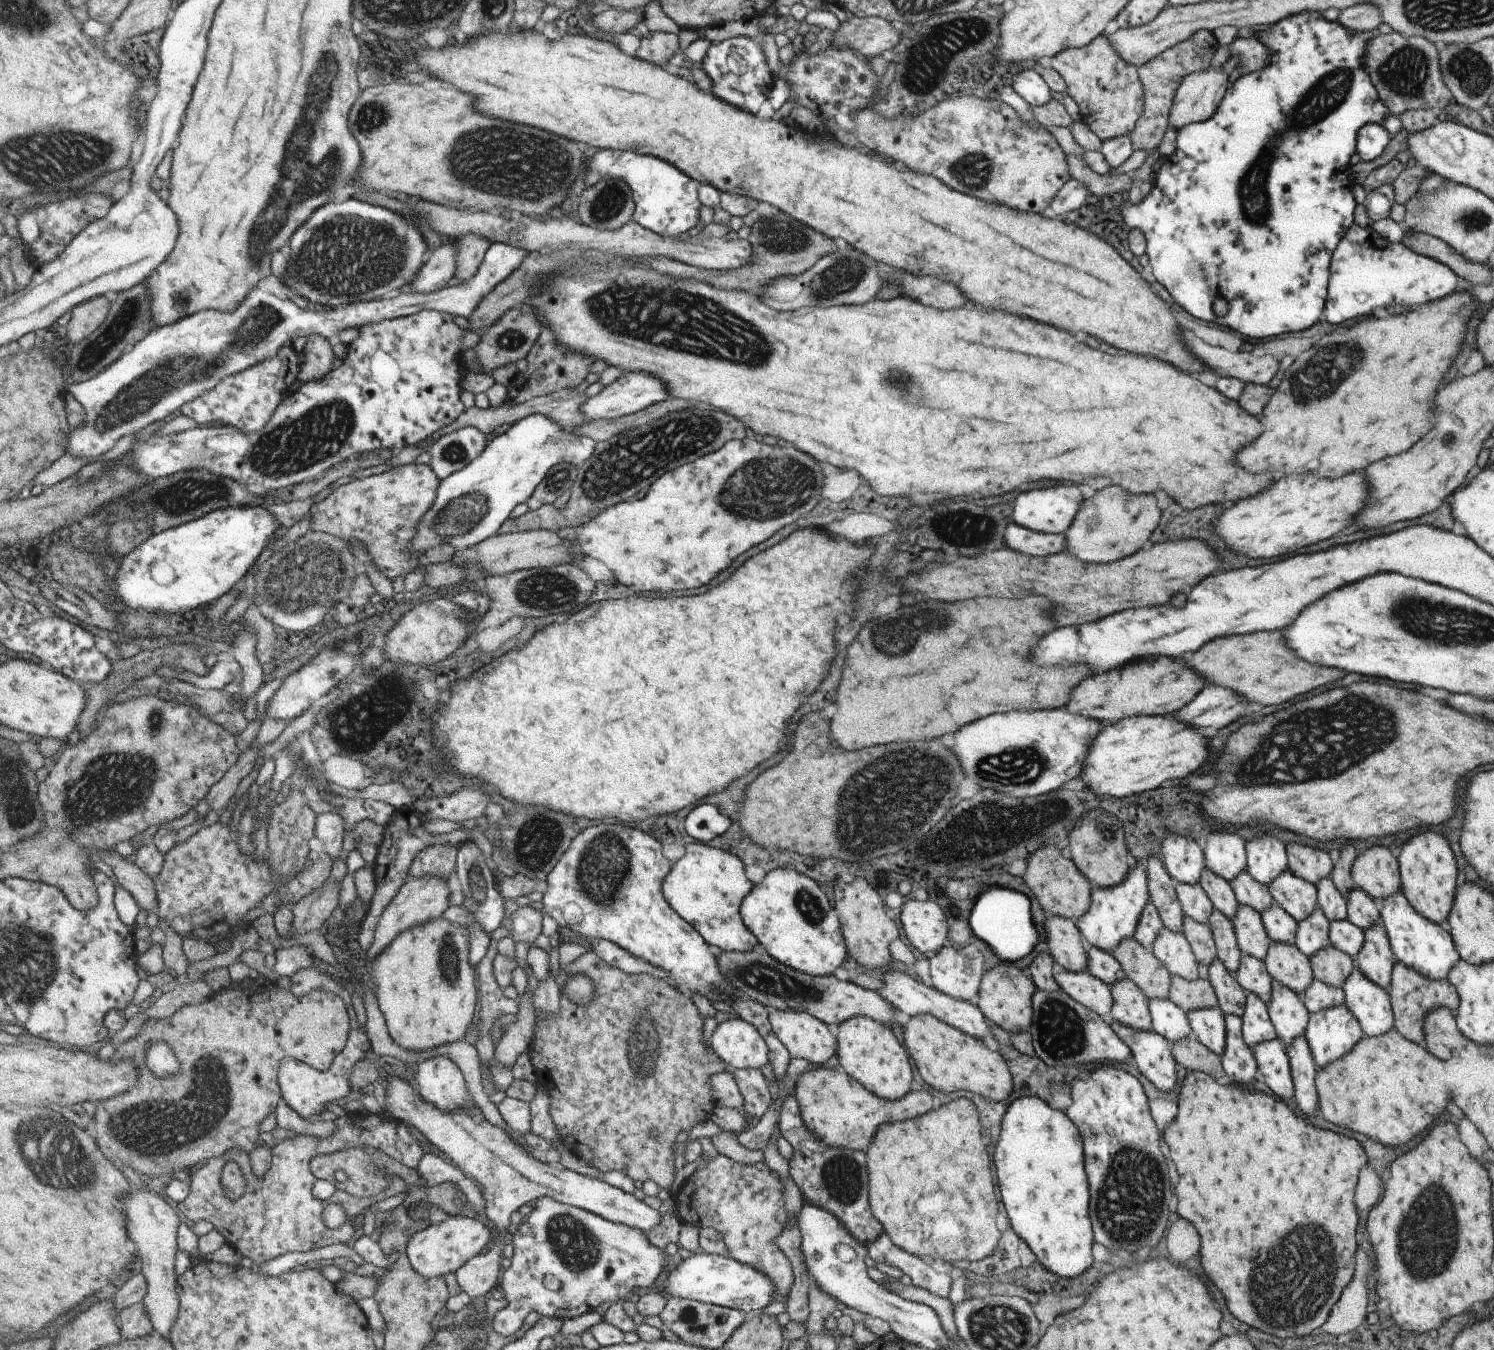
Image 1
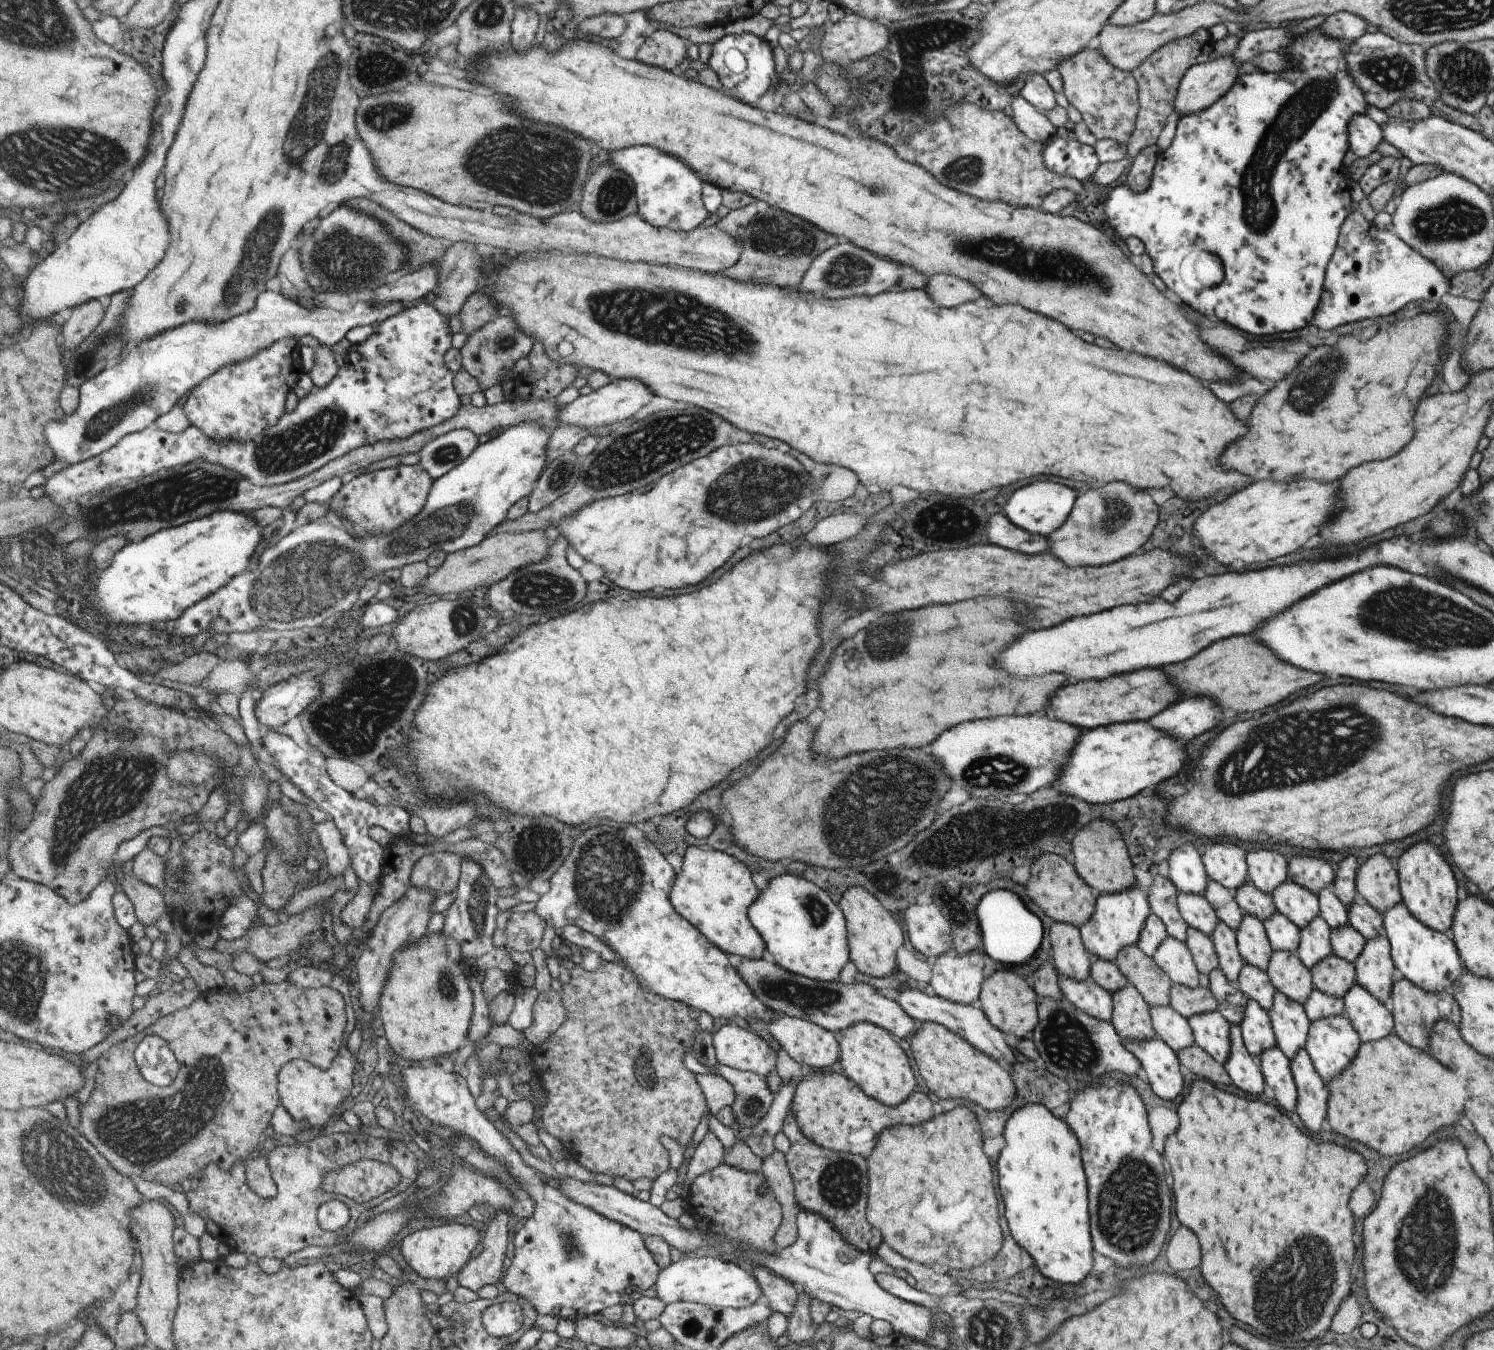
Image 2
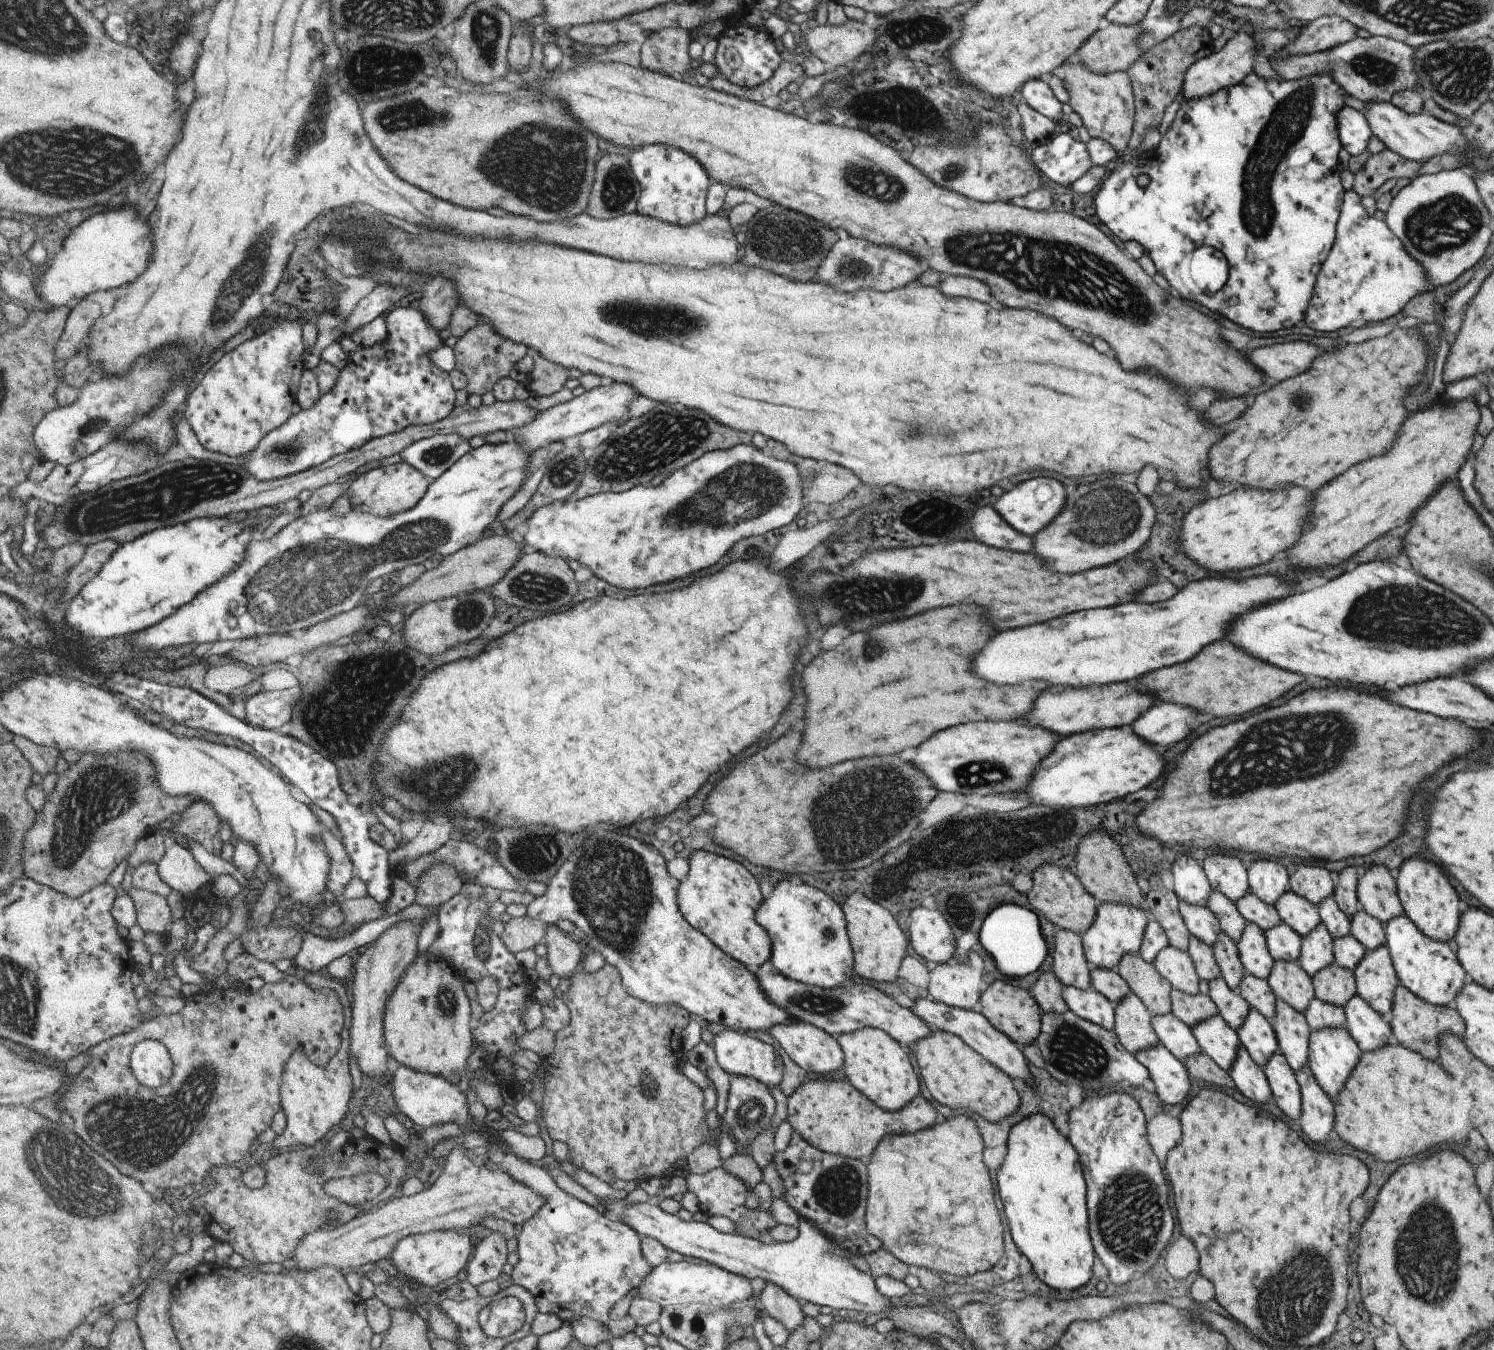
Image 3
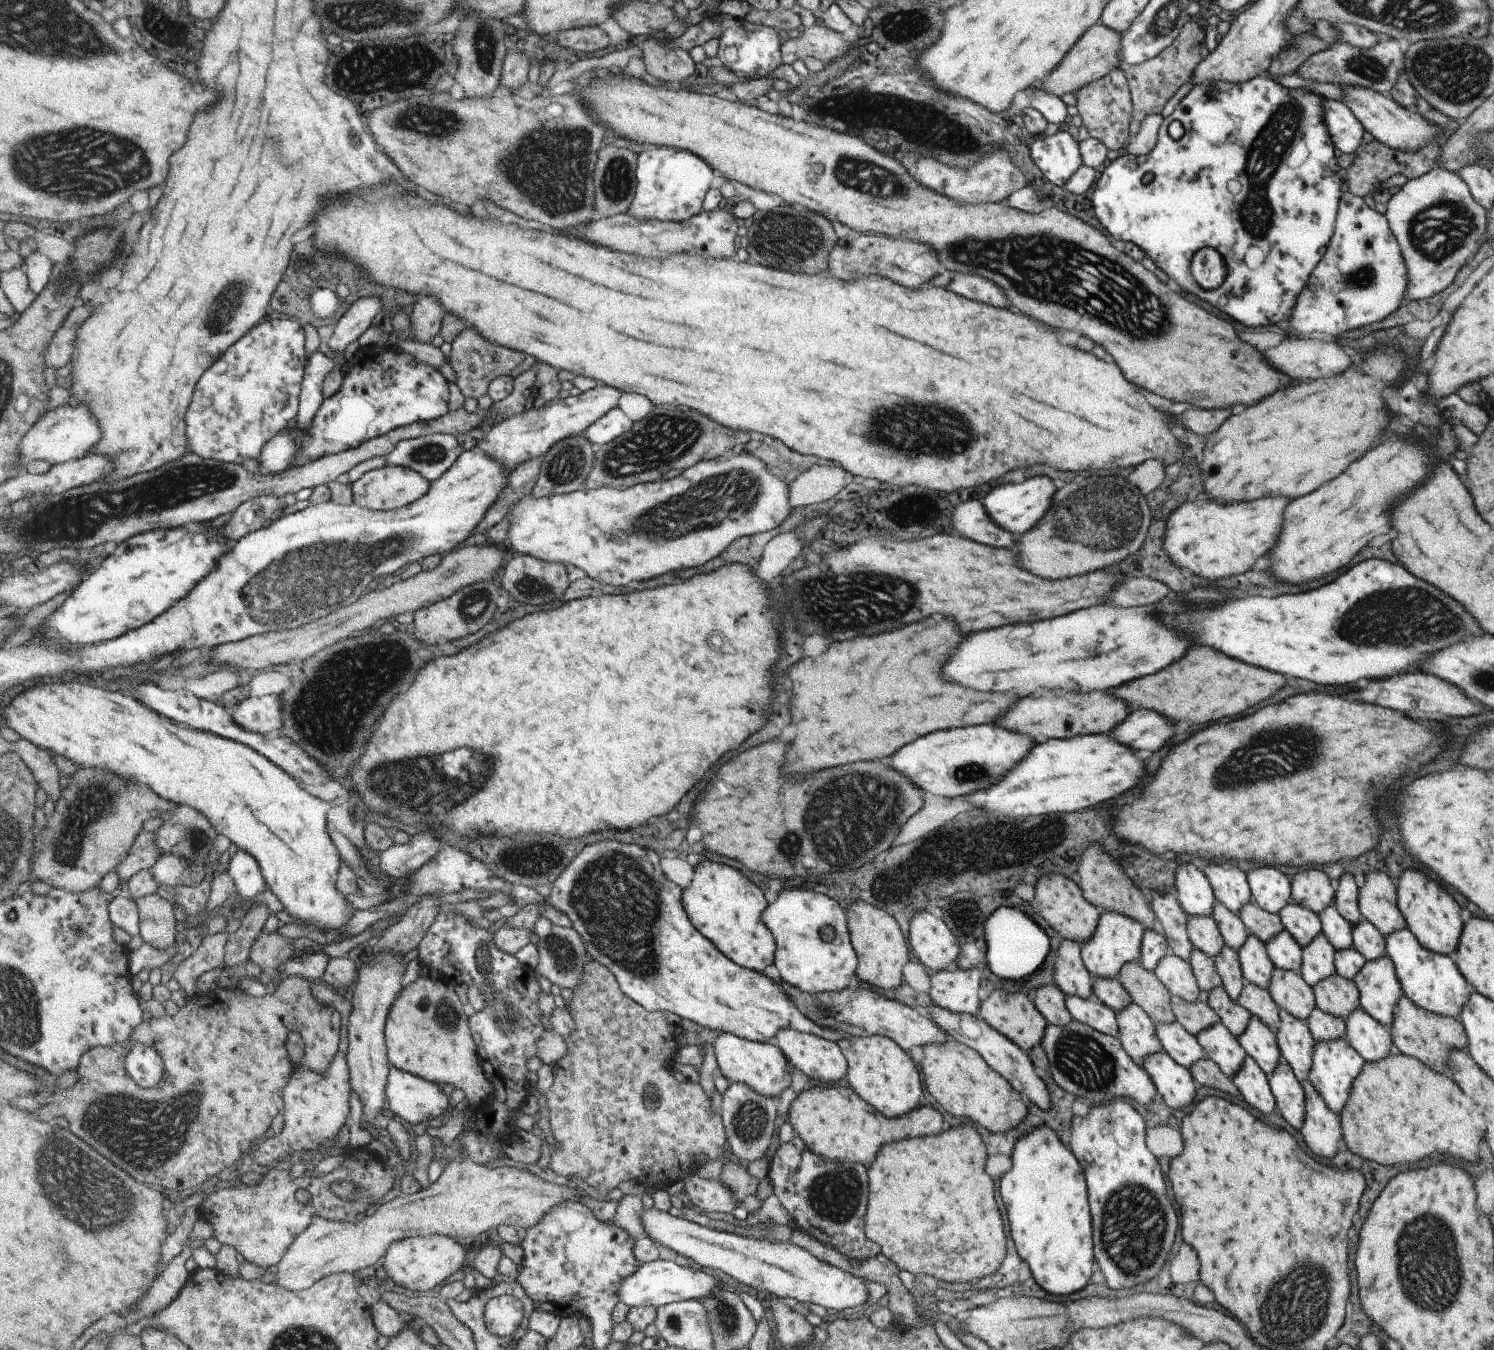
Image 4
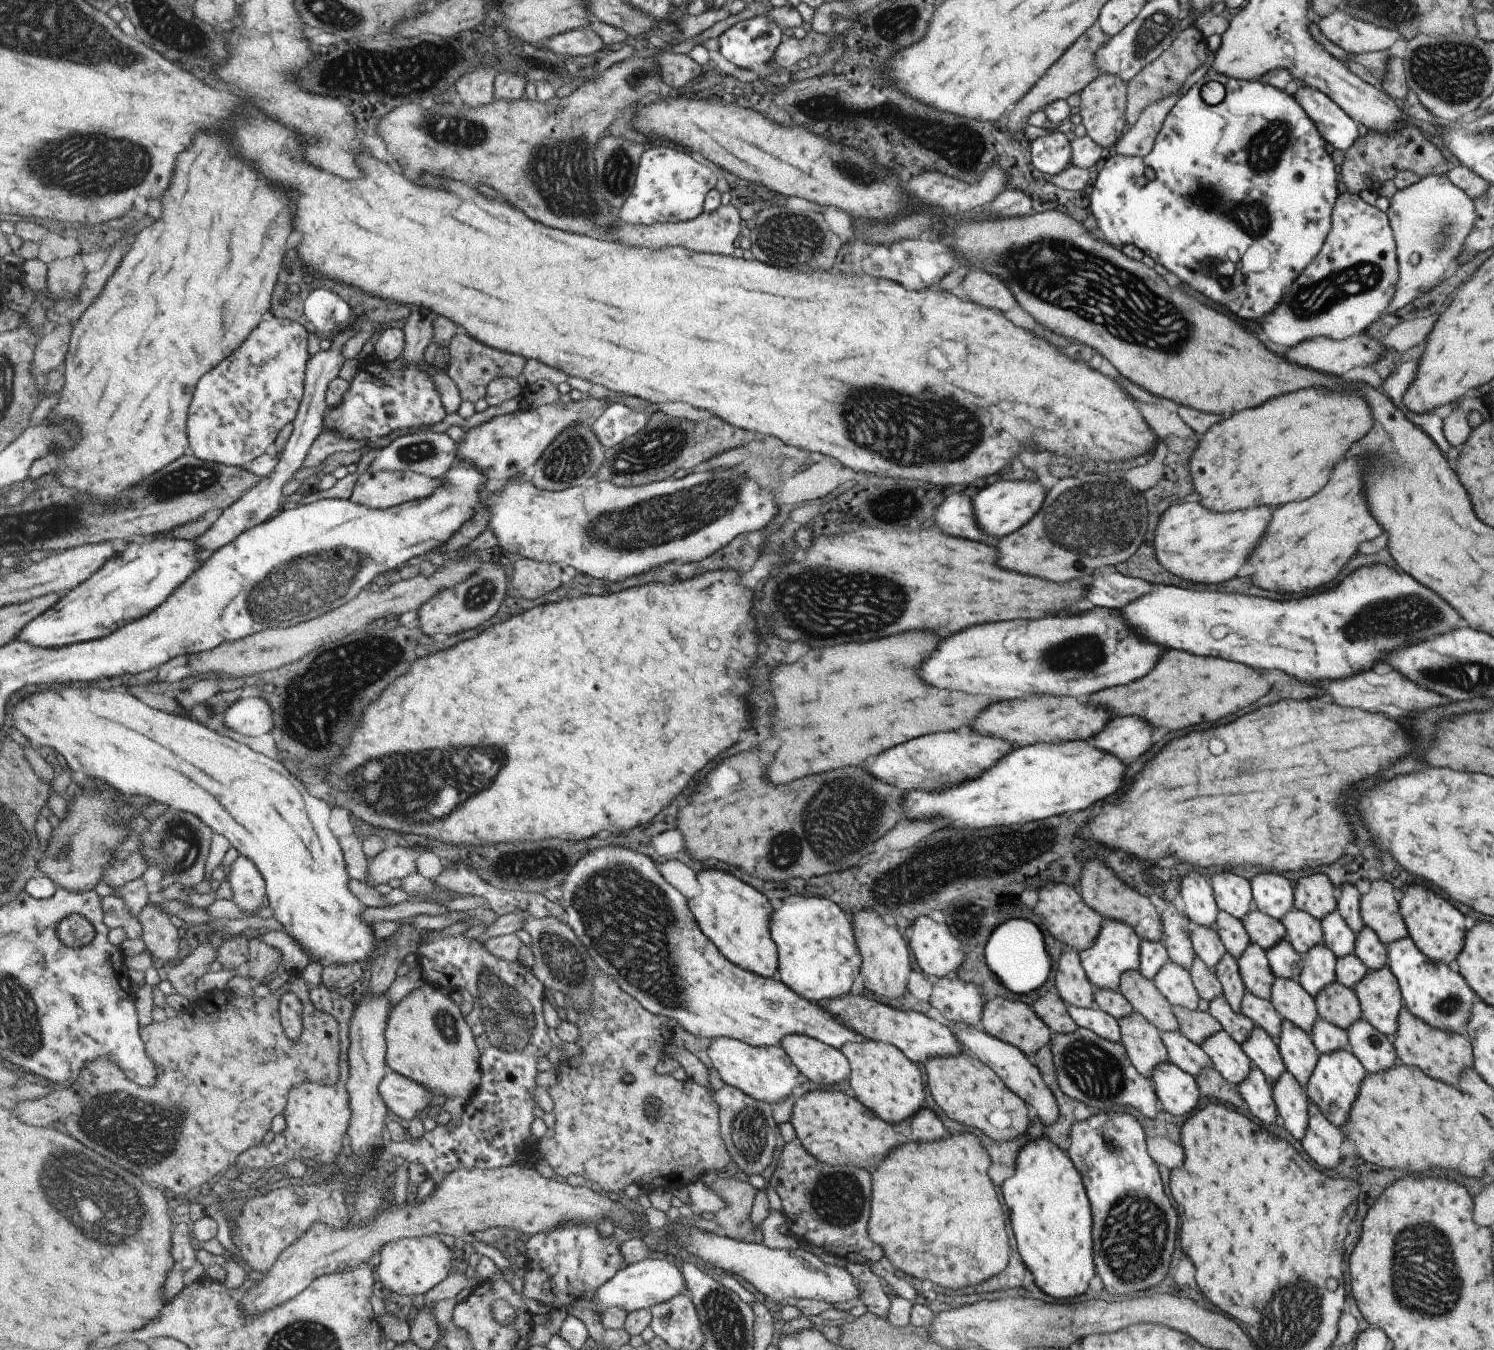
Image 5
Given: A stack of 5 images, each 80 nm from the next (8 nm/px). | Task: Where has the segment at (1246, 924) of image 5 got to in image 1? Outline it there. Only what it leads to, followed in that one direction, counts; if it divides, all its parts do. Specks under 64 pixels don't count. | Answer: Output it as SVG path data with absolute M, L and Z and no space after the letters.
M1246 869L1238 872L1238 875L1230 880L1230 885L1238 904L1250 906L1259 914L1273 902L1268 886L1258 883Z

